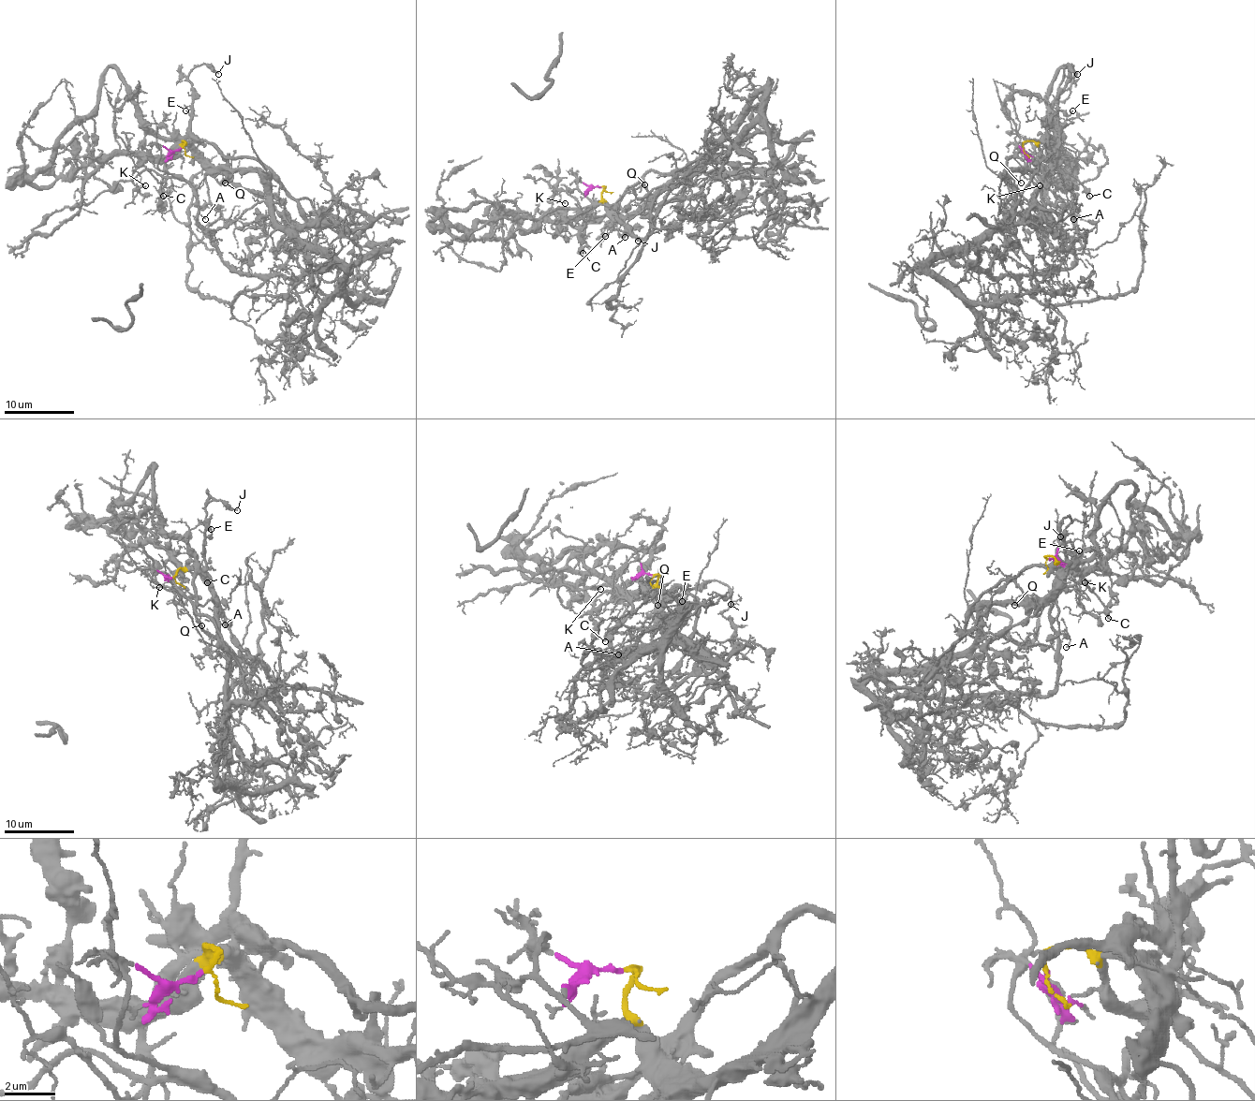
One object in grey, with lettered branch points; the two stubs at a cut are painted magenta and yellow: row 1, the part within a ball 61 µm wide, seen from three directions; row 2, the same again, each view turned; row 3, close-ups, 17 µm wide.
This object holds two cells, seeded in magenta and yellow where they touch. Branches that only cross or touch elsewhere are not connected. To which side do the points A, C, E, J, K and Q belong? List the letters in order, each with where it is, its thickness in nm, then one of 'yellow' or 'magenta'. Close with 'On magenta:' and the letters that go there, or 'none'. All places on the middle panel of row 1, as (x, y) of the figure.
A: (625, 237) | 110 nm | yellow
C: (583, 253) | 400 nm | yellow
E: (605, 236) | 140 nm | yellow
J: (638, 241) | 150 nm | yellow
K: (565, 203) | 70 nm | yellow
Q: (644, 184) | 130 nm | magenta
On magenta: Q

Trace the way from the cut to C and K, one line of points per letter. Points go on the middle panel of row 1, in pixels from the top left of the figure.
C: (602, 187), (602, 196), (584, 220), (583, 254)
K: (602, 187), (602, 196), (586, 213), (580, 203), (564, 191), (553, 191), (560, 194), (560, 199), (566, 203)

